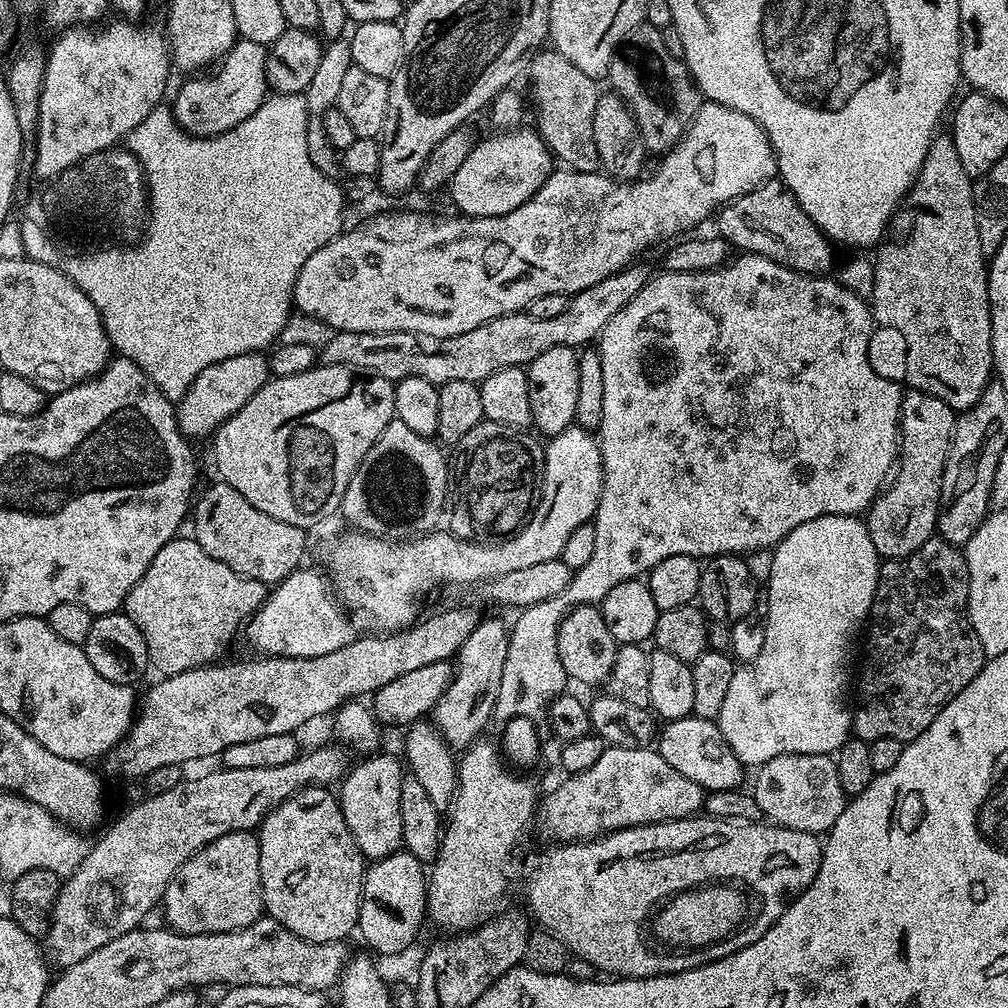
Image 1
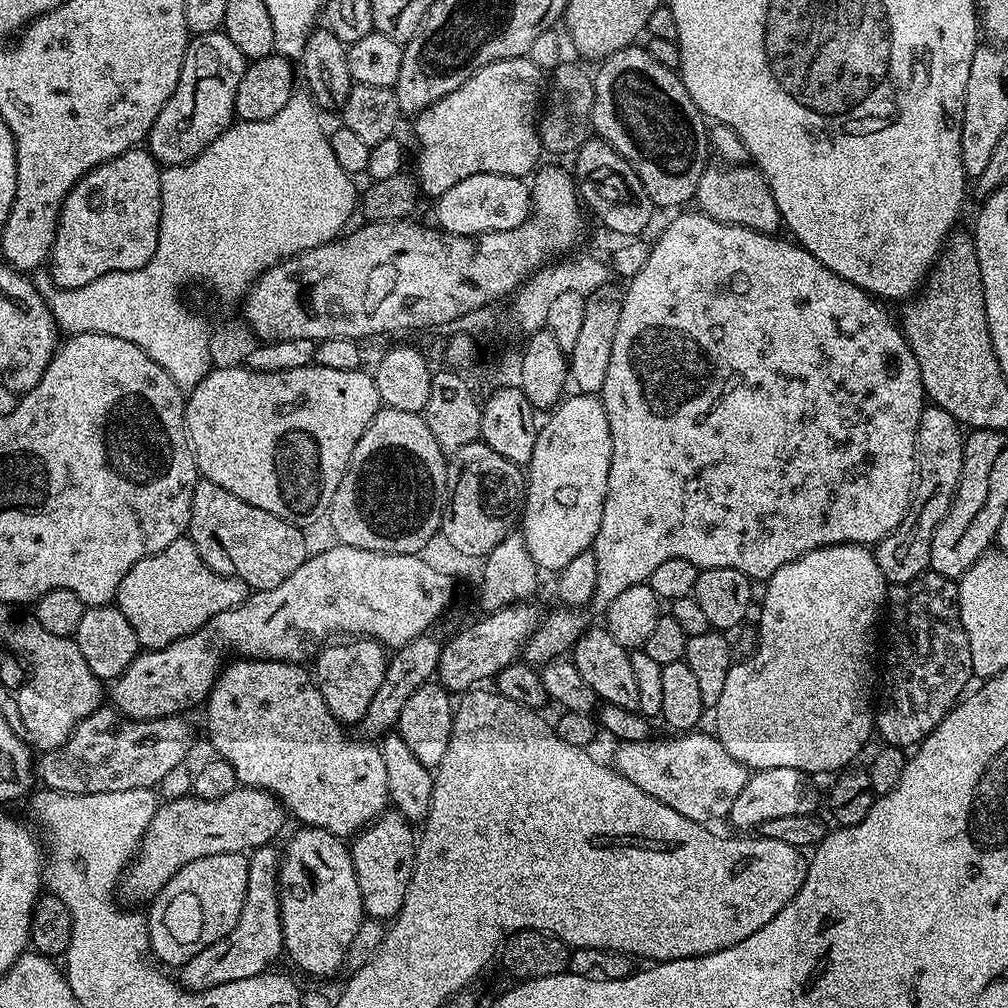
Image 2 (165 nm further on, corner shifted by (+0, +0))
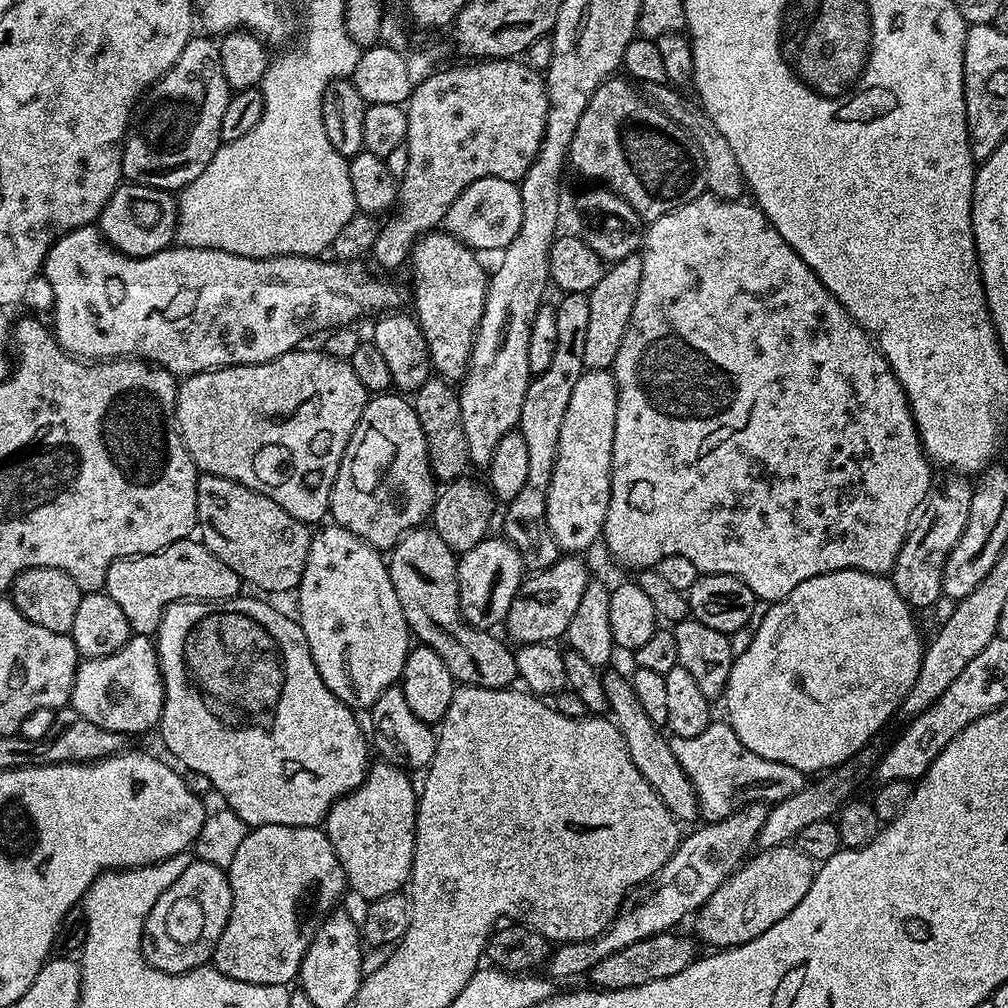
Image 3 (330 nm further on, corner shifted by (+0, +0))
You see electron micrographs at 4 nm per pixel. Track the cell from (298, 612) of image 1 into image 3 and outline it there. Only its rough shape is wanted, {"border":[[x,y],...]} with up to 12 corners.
{"border":[[151,636],[76,665],[70,706],[125,734],[160,723]]}

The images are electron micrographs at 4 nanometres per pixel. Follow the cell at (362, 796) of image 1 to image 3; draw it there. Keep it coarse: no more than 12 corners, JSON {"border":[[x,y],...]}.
{"border":[[169,604],[158,733],[246,825],[323,825],[370,744],[299,619]]}

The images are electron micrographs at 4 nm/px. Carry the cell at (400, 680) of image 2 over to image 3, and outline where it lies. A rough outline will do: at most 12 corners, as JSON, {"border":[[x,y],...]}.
{"border":[[489,535],[456,561],[460,611],[503,625],[526,579],[520,551]]}

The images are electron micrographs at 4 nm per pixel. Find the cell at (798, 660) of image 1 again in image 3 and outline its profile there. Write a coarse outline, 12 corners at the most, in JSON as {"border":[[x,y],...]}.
{"border":[[887,575],[769,603],[722,705],[746,750],[847,765],[922,666]]}

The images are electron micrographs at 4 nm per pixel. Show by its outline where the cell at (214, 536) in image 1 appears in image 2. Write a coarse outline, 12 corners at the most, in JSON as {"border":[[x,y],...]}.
{"border":[[201,479],[186,536],[261,592],[310,549],[289,520]]}

